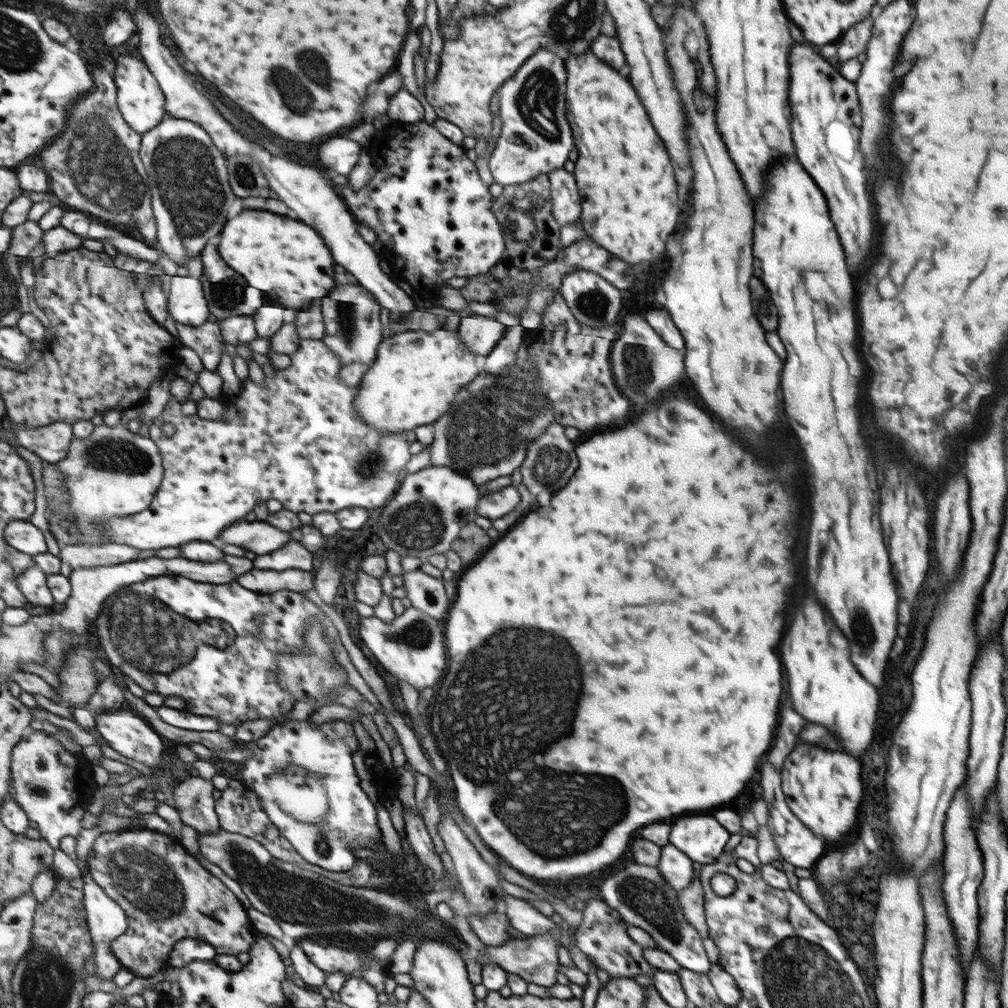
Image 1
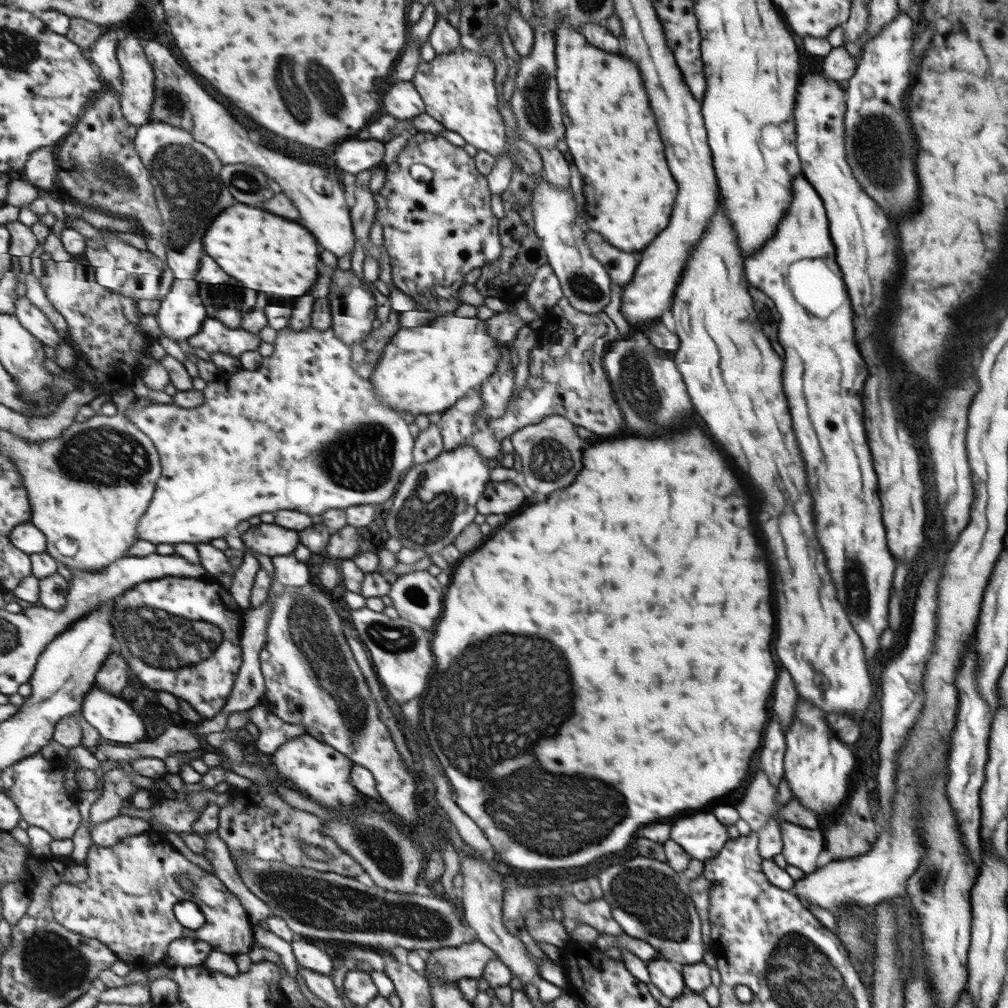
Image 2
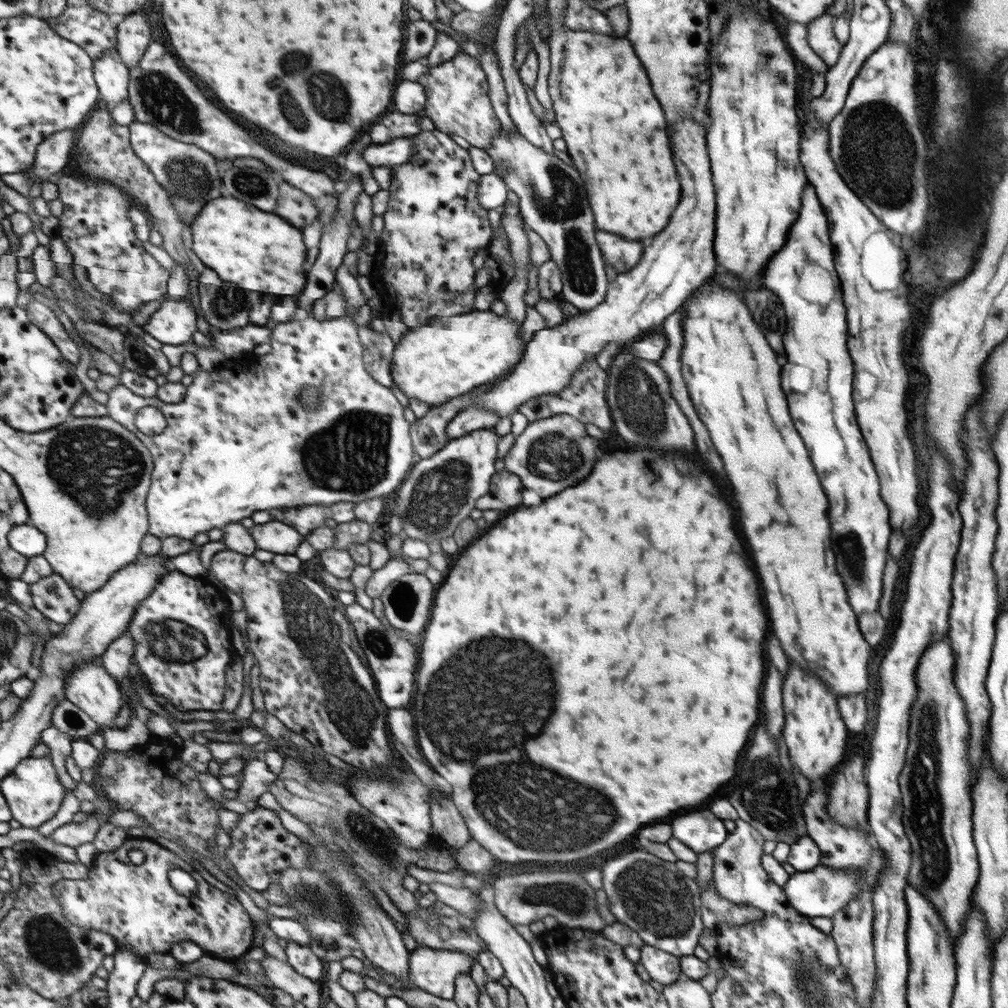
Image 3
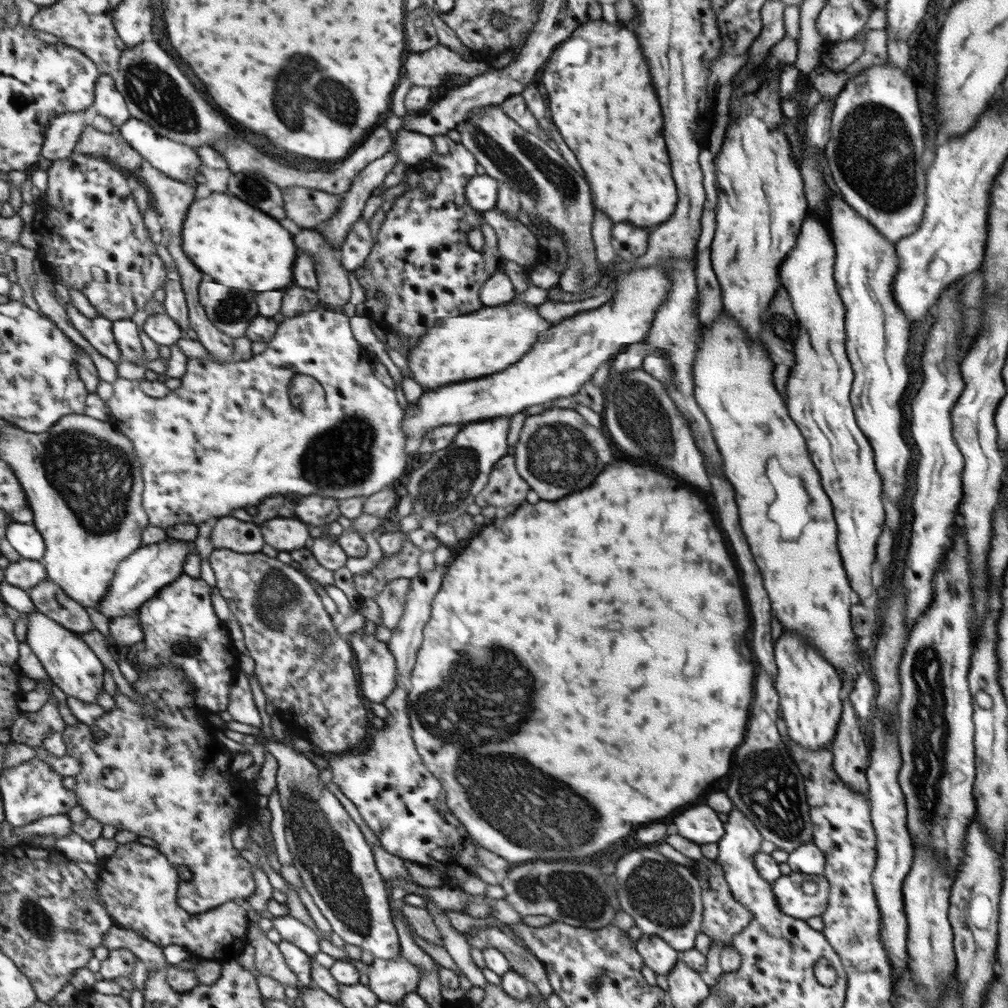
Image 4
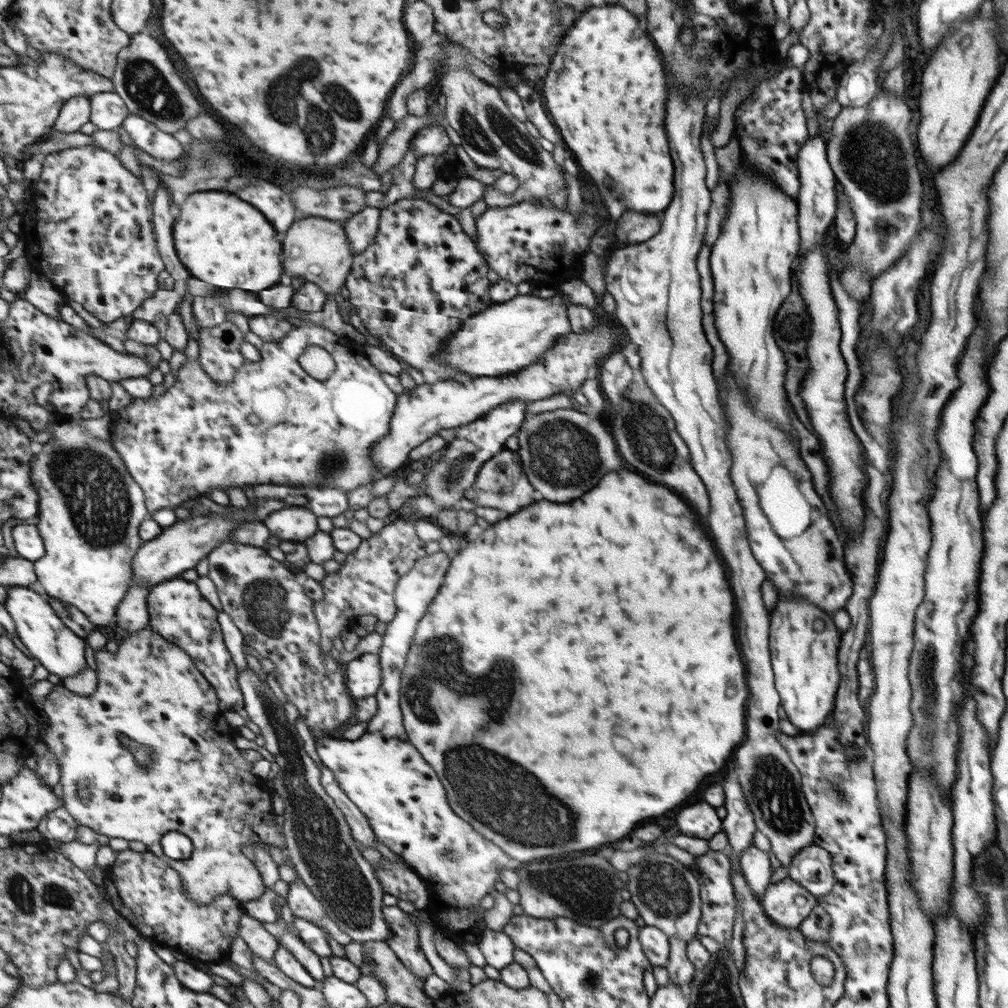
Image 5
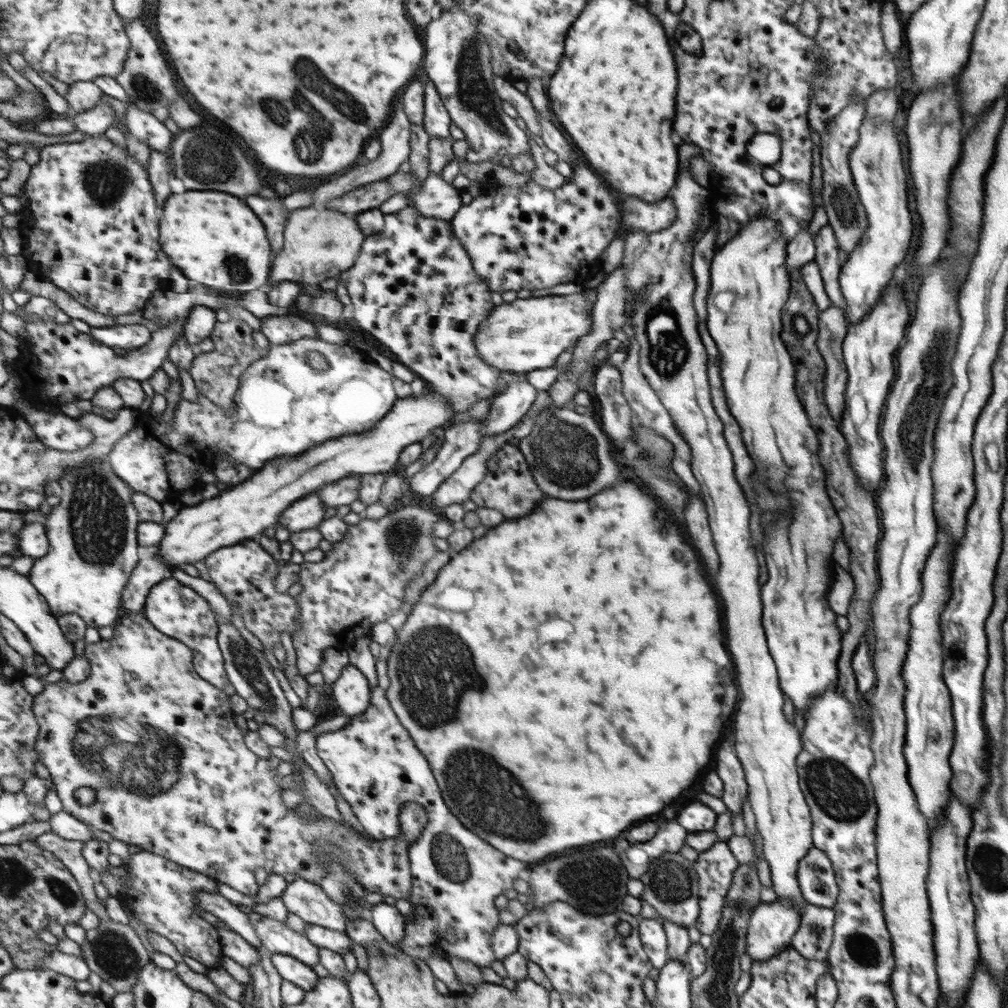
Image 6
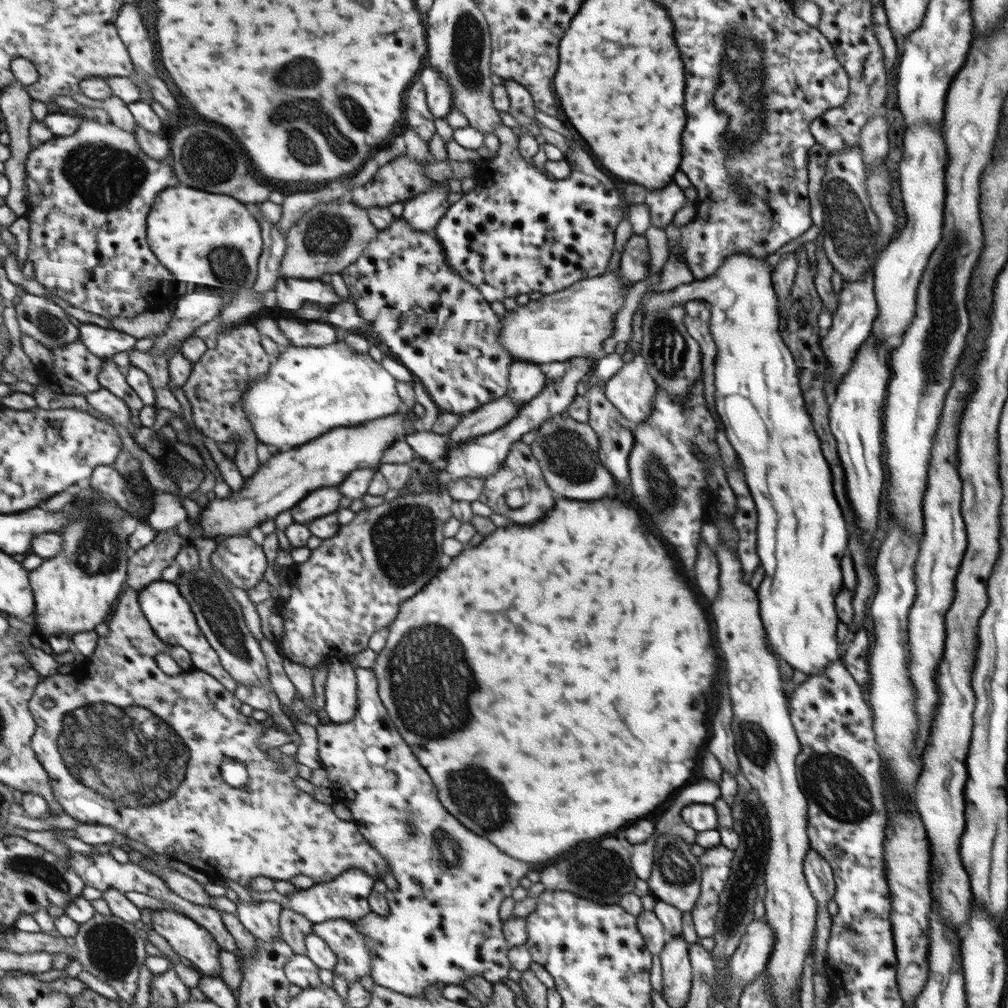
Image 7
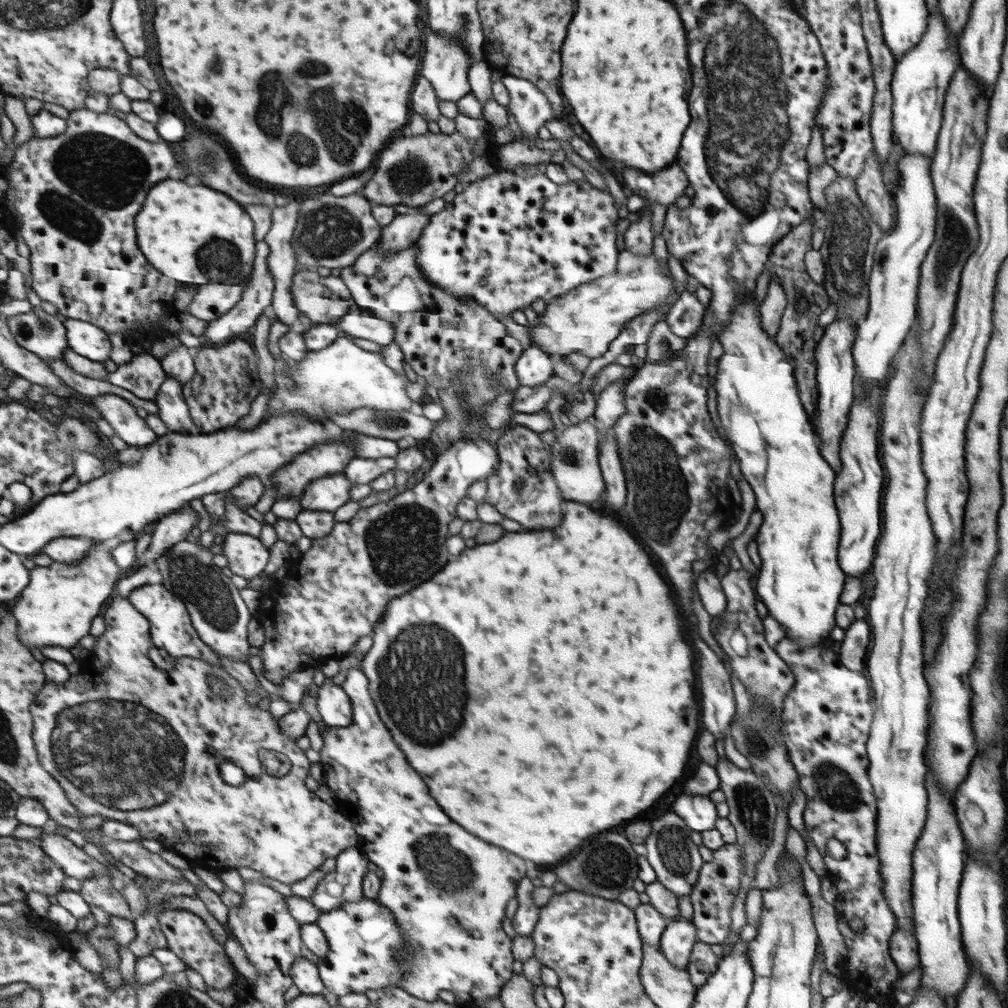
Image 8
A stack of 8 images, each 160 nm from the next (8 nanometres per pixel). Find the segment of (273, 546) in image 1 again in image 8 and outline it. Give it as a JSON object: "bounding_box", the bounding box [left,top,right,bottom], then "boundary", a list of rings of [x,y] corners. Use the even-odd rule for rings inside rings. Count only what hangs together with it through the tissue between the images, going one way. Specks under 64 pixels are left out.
{"bounding_box":[301,473,353,512],"boundary":[[[344,473],[314,480],[301,496],[304,510],[335,512],[351,500],[353,483]]]}

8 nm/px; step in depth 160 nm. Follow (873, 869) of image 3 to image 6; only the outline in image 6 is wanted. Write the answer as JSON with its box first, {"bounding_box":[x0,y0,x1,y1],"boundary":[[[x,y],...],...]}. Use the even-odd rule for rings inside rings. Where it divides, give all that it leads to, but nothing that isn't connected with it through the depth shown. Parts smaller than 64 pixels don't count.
{"bounding_box":[745,899,801,962],"boundary":[[[785,899],[760,902],[750,915],[745,952],[752,962],[767,960],[789,946],[801,920],[792,902]]]}

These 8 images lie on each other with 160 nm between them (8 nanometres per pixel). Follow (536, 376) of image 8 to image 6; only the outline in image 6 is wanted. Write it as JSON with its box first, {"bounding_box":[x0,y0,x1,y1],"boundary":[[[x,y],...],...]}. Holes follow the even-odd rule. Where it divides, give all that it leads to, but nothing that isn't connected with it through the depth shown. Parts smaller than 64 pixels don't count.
{"bounding_box":[484,372,536,435],"boundary":[[[511,372],[506,376],[507,385],[490,400],[487,416],[484,418],[484,434],[497,435],[516,426],[529,410],[536,389],[527,383],[525,373]]]}

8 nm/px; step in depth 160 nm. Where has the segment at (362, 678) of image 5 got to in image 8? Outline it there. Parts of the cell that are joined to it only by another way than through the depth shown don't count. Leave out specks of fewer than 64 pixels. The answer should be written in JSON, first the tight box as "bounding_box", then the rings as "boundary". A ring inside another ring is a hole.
{"bounding_box":[317,678,354,727],"boundary":[[[326,678],[324,683],[317,689],[322,722],[327,727],[348,727],[353,722],[354,712],[347,691],[342,685],[335,684],[333,678]]]}

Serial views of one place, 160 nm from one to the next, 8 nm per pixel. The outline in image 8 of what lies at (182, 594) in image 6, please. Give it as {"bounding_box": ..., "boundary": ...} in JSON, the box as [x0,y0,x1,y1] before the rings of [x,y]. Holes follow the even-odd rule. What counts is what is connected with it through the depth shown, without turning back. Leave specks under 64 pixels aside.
{"bounding_box":[129,582,222,667],"boundary":[[[163,582],[154,585],[144,584],[135,588],[129,595],[129,600],[150,620],[150,632],[155,646],[165,650],[170,656],[182,659],[183,656],[191,656],[192,659],[200,659],[216,667],[222,667],[222,660],[210,645],[203,642],[194,627],[190,610],[187,605],[174,592],[171,592]]]}

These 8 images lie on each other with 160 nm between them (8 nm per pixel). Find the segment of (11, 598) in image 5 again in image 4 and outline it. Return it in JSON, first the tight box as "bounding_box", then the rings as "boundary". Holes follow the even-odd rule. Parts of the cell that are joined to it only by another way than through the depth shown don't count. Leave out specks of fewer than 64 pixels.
{"bounding_box":[27,609,105,703],"boundary":[[[36,609],[27,614],[30,620],[27,630],[27,644],[44,666],[52,683],[59,687],[66,695],[84,703],[97,703],[97,696],[105,690],[105,666],[99,656],[83,642],[78,634],[55,622],[50,616]]]}

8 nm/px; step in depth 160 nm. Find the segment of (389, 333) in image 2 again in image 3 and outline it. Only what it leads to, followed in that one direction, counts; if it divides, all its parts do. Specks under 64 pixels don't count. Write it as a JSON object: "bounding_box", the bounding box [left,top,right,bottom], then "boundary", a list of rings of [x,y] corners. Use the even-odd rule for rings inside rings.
{"bounding_box":[359,325,396,388],"boundary":[[[369,325],[359,328],[361,344],[365,347],[364,363],[367,372],[382,385],[392,388],[395,385],[392,375],[392,362],[396,344],[386,331],[377,332]]]}

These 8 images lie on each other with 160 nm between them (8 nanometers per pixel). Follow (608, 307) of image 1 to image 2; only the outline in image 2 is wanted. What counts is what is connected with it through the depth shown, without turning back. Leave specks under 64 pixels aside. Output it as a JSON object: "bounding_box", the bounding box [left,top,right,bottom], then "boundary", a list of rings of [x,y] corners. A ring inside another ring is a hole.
{"bounding_box":[529,177,609,315],"boundary":[[[533,177],[535,187],[529,199],[532,208],[533,232],[539,238],[548,265],[553,269],[562,297],[571,308],[583,314],[595,315],[609,304],[609,278],[606,268],[593,256],[585,244],[585,214],[577,214],[575,200],[569,189],[557,189],[541,177]]]}

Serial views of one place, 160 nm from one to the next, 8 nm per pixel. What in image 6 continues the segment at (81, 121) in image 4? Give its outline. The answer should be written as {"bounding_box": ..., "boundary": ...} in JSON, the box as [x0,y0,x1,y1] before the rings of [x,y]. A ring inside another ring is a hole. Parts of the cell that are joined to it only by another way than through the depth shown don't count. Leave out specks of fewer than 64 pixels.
{"bounding_box":[65,81,104,118],"boundary":[[[77,81],[69,86],[65,95],[68,102],[67,118],[75,118],[79,113],[87,112],[97,106],[104,98],[104,90],[95,81]]]}

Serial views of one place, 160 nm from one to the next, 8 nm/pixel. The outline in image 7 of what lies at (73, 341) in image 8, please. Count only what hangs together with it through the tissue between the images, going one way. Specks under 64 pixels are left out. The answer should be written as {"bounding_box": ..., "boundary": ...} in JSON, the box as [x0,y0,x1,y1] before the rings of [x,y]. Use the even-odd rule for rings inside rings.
{"bounding_box":[80,323,137,359],"boundary":[[[83,323],[80,337],[89,350],[102,359],[112,359],[118,352],[133,350],[137,337],[115,328],[103,328],[93,323]]]}

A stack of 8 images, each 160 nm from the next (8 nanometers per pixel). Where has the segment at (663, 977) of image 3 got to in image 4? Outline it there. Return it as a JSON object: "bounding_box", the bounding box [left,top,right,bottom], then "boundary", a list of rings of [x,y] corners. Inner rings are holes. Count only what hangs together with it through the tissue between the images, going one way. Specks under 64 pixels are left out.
{"bounding_box":[634,934,679,975],"boundary":[[[642,934],[634,946],[642,957],[642,964],[655,974],[666,975],[678,961],[679,952],[655,935]]]}

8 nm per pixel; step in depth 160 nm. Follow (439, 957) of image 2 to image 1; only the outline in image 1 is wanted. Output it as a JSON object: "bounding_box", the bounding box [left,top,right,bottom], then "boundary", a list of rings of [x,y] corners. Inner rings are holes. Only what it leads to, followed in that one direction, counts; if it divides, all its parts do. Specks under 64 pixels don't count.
{"bounding_box":[485,935,558,986],"boundary":[[[533,935],[516,940],[508,939],[501,946],[486,946],[488,958],[485,963],[495,963],[507,974],[516,974],[526,983],[533,982],[539,986],[551,986],[555,984],[557,974],[557,948],[558,944],[551,935]]]}

